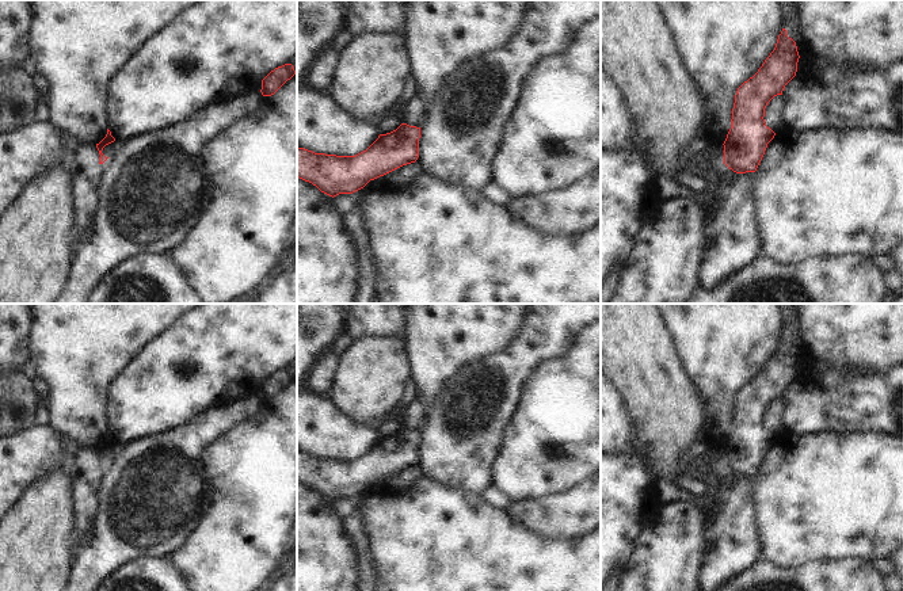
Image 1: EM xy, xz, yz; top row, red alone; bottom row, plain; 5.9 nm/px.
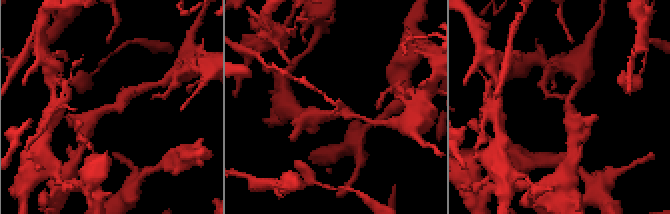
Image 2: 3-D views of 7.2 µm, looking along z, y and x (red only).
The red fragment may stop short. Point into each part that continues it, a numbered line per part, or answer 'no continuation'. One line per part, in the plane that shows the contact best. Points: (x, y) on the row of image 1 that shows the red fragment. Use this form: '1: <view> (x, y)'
no continuation

